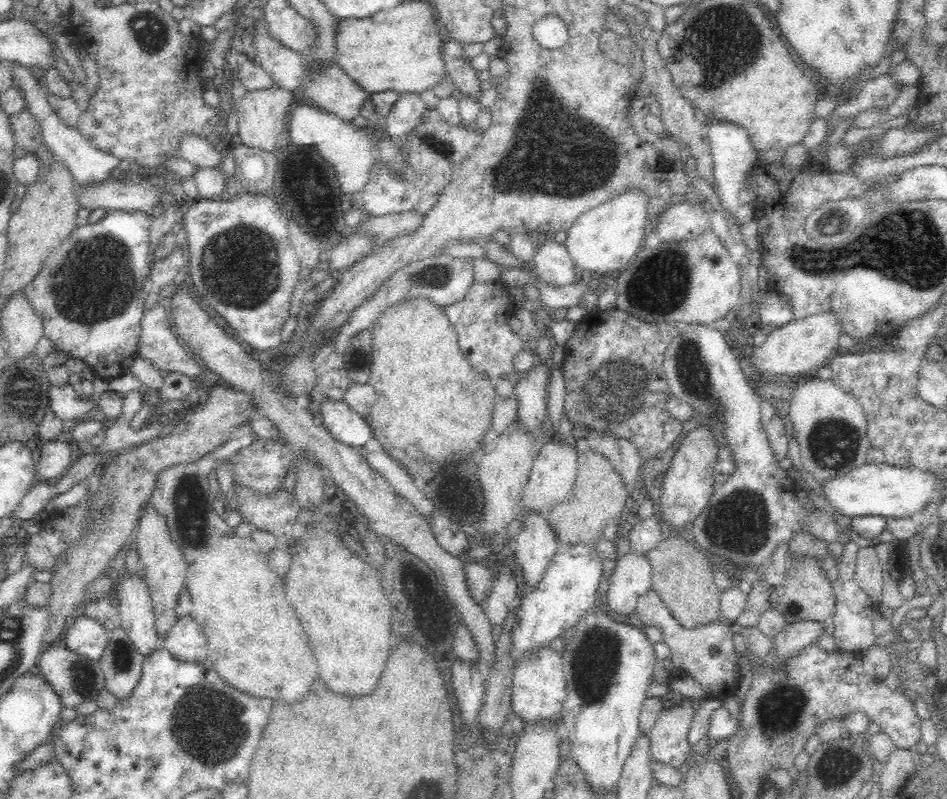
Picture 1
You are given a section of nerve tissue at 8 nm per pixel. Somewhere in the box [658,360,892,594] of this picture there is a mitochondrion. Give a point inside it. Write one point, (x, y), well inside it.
(836, 444)

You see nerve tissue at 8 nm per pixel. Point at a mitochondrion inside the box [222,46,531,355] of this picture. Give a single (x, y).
(437, 277)

